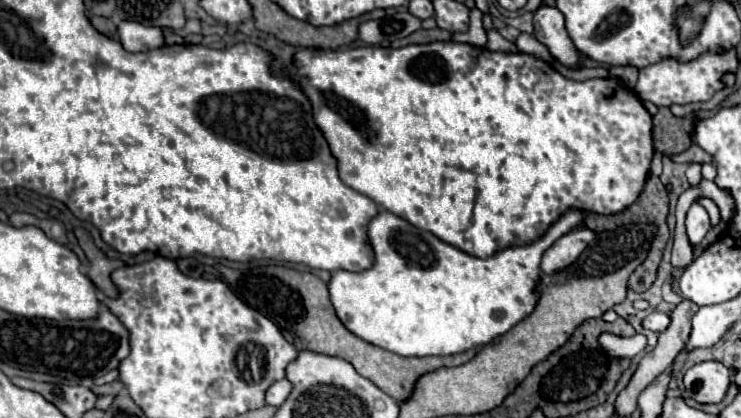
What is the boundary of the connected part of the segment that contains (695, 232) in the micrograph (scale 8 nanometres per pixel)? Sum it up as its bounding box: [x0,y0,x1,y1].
[687,203,711,247]

